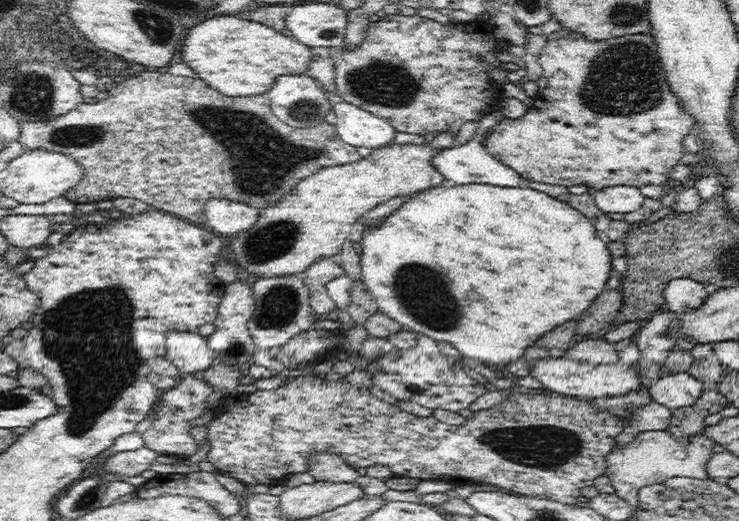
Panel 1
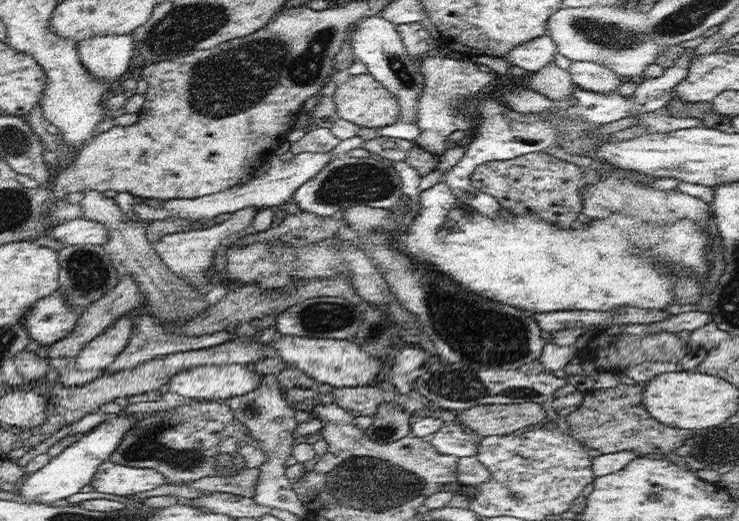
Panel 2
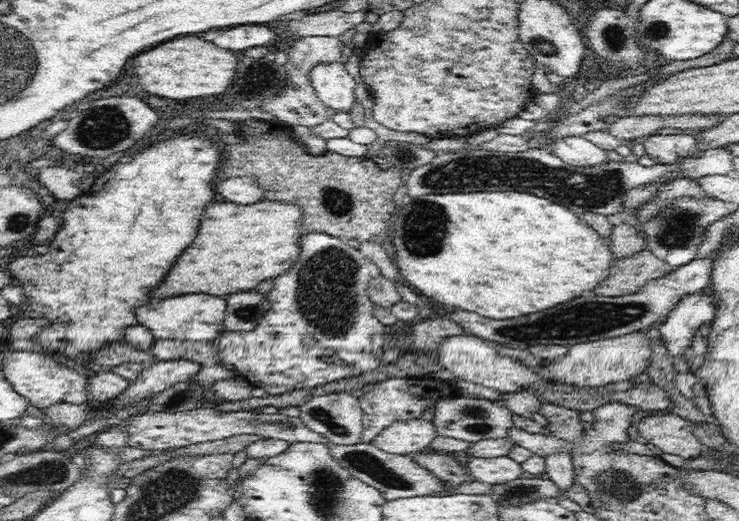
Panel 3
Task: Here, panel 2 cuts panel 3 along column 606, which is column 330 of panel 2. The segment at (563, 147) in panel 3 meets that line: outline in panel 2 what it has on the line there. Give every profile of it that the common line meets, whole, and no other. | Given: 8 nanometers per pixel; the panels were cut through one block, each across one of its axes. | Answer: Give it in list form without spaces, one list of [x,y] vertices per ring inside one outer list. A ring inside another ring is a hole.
[[[330,151],[328,152],[301,152],[293,155],[288,160],[283,159],[278,155],[272,155],[266,160],[270,164],[268,172],[260,177],[253,177],[251,181],[245,184],[238,183],[232,188],[214,193],[204,195],[198,198],[177,198],[165,201],[165,204],[152,207],[146,203],[139,203],[135,205],[135,213],[142,221],[152,223],[156,220],[164,220],[171,216],[179,216],[180,218],[191,218],[192,220],[202,220],[215,218],[219,214],[226,214],[236,212],[247,206],[270,207],[278,206],[292,198],[293,194],[304,184],[309,178],[316,176],[326,163],[332,159]]]

